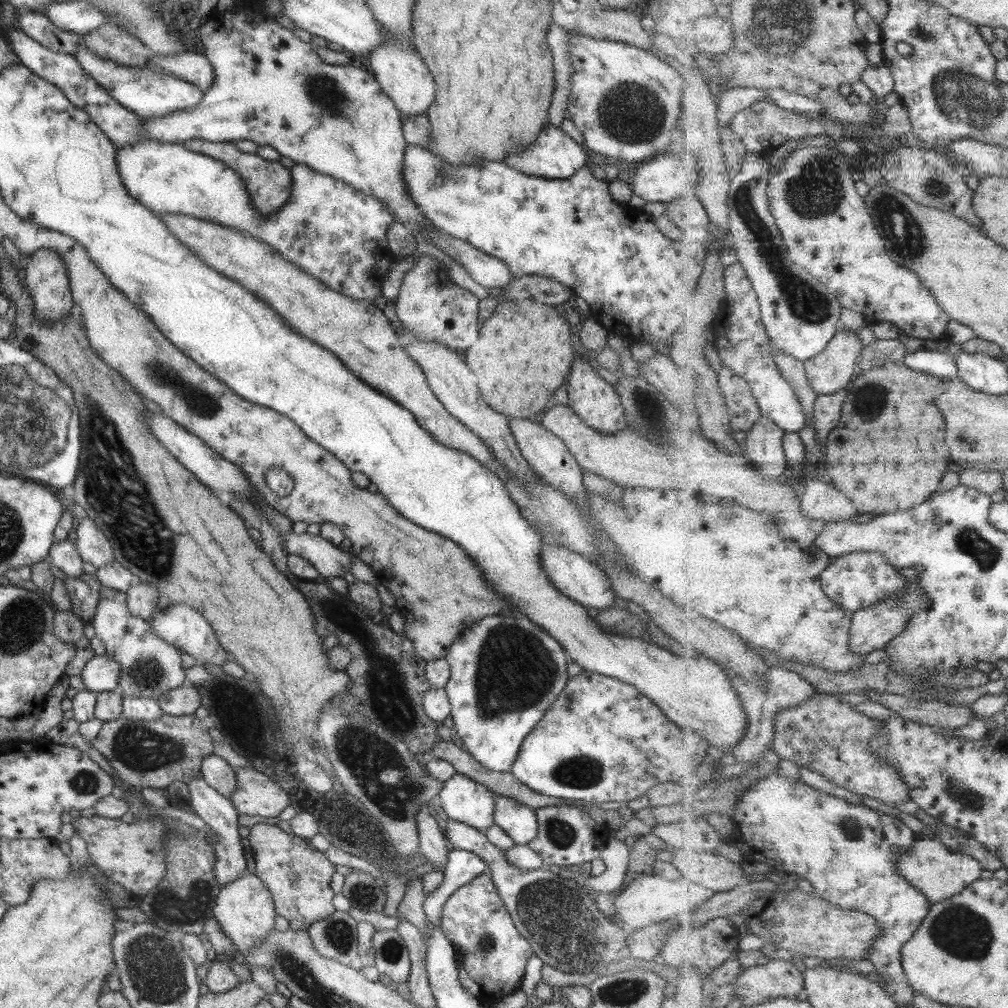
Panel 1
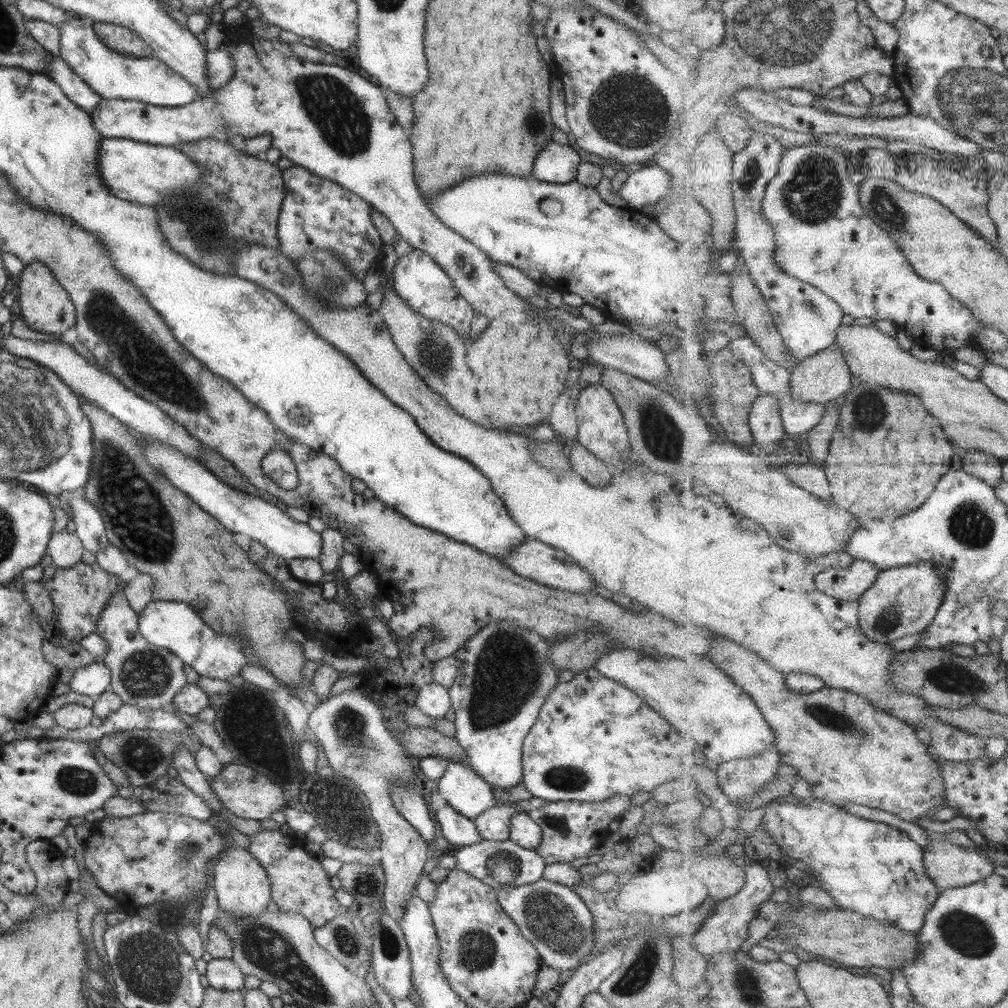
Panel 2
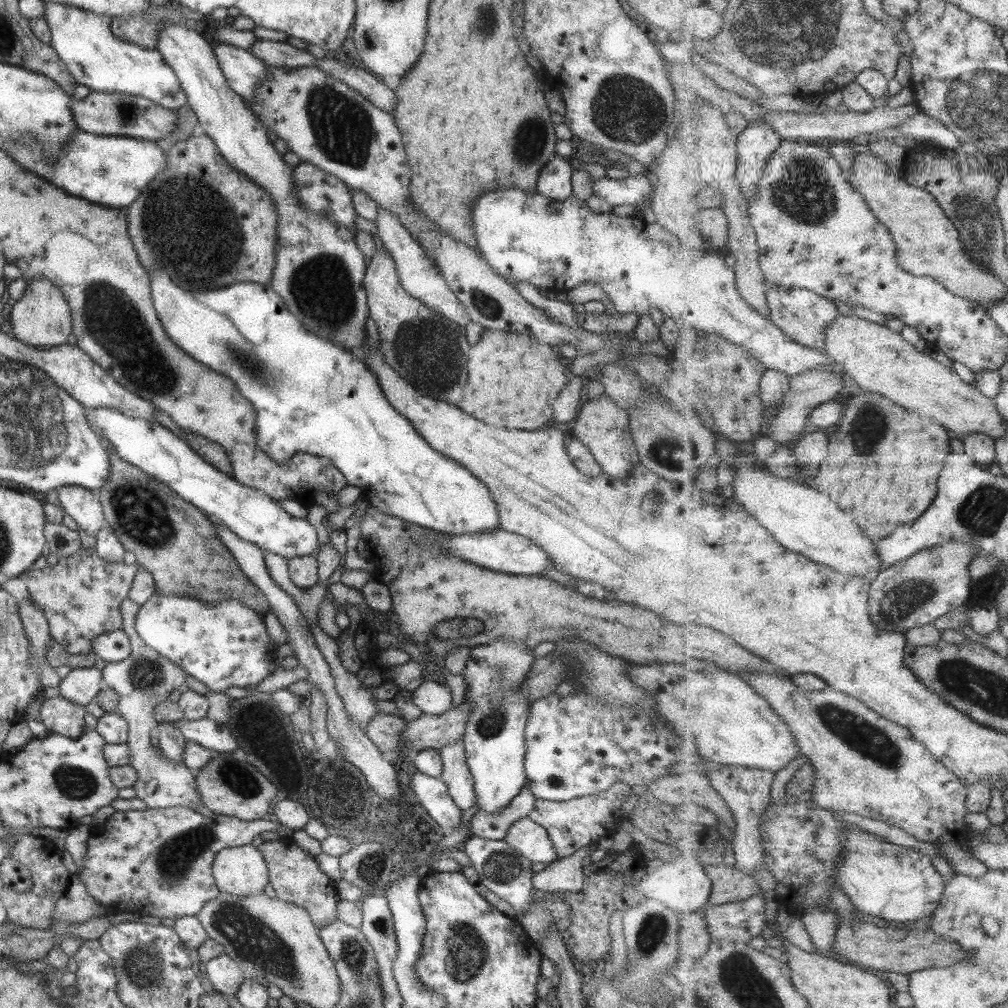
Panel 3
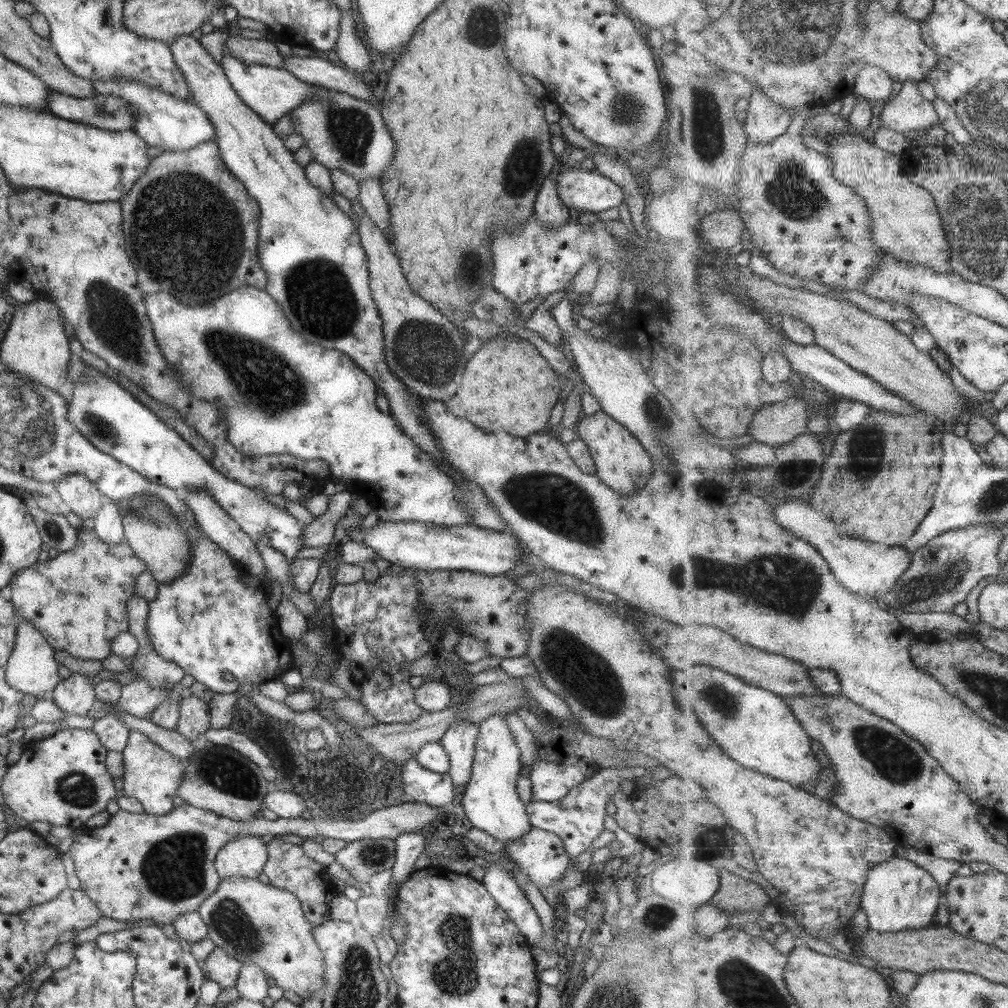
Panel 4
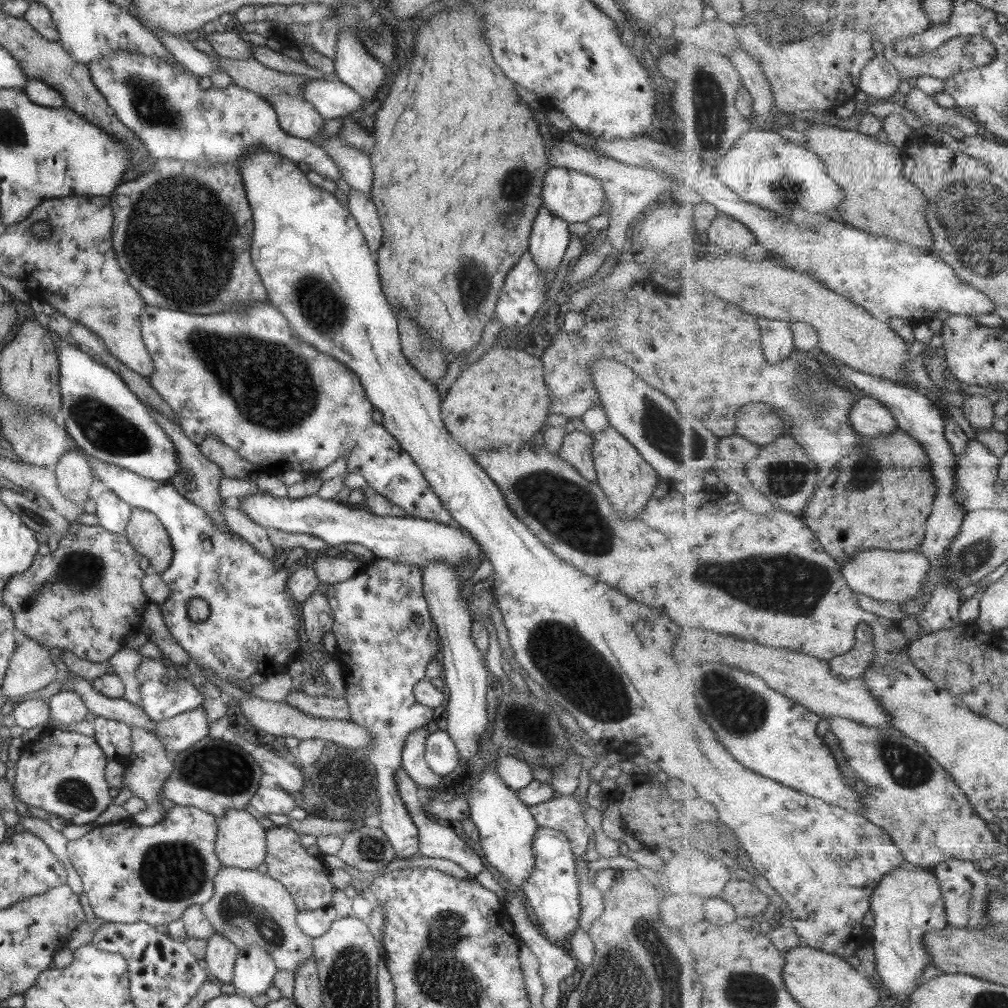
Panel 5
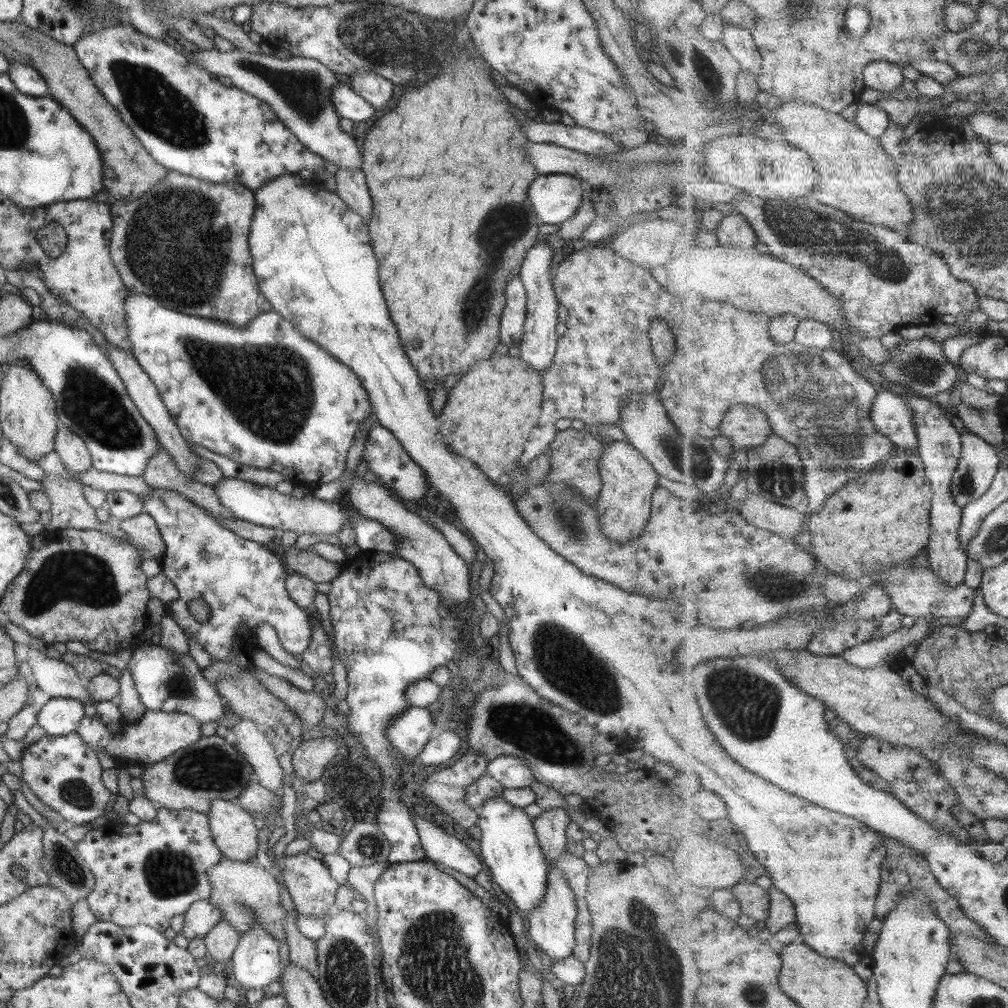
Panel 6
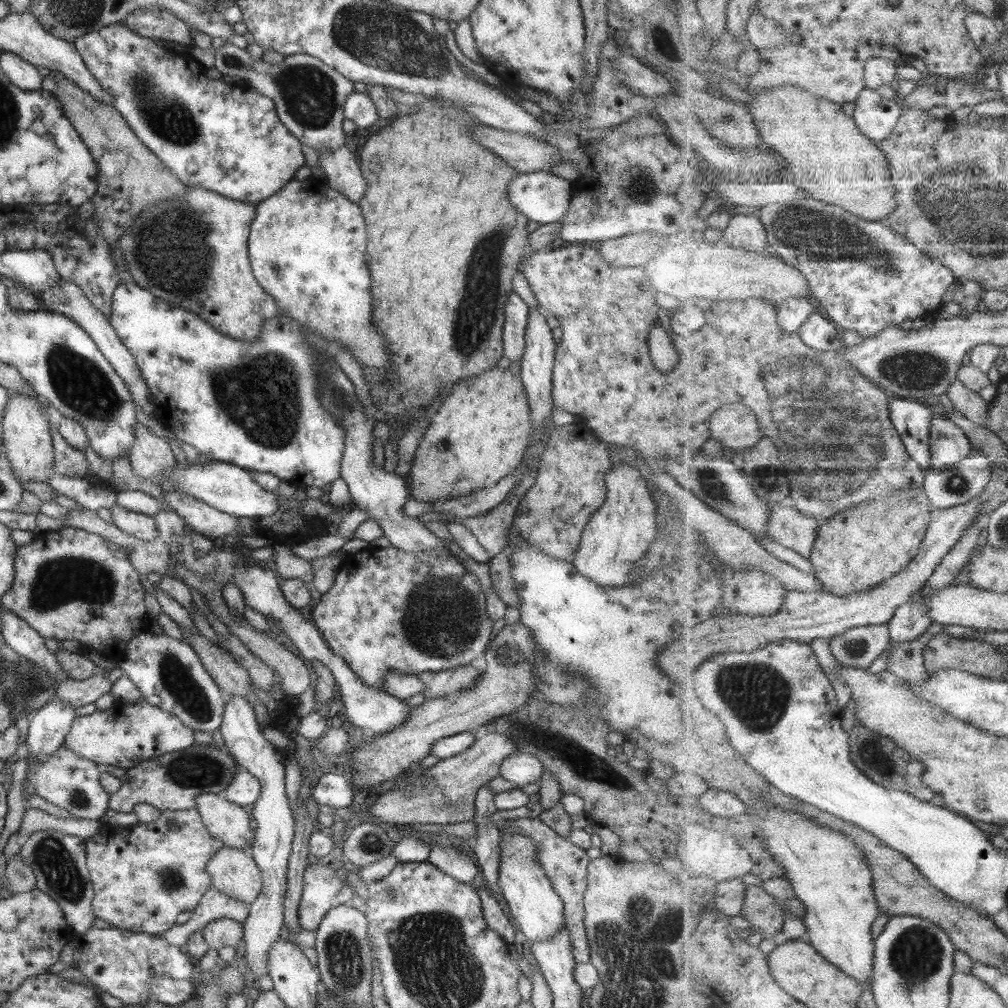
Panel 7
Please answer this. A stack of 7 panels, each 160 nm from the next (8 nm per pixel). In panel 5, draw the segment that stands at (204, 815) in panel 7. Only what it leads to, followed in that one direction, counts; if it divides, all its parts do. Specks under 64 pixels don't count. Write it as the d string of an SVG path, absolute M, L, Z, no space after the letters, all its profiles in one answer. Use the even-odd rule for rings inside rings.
M248 809L225 811L216 823L216 839L214 844L215 857L220 867L234 867L240 870L254 870L265 859L266 829L257 821L257 815Z

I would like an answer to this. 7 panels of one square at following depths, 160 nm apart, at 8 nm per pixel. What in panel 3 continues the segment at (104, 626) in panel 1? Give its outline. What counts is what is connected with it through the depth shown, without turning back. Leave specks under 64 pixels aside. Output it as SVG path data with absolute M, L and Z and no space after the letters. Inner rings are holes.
M125 597L119 605L118 611L122 622L122 631L127 635L130 642L130 651L121 660L105 663L101 669L102 679L113 692L117 694L117 712L125 720L127 726L127 741L129 750L129 766L135 770L137 779L135 785L135 797L146 804L147 809L169 808L170 806L183 806L195 808L201 805L201 798L195 790L194 777L189 769L183 764L177 765L165 759L165 755L156 752L150 745L149 733L157 726L153 720L155 705L168 698L171 692L182 690L186 679L186 672L179 666L169 662L167 658L149 648L134 629L134 618L139 606Z

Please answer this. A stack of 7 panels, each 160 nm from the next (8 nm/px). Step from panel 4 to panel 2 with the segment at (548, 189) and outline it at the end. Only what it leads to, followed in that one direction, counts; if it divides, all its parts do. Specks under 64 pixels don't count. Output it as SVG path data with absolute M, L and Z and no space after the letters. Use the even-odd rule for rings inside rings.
M549 139L533 159L530 174L541 182L561 184L575 181L579 156L571 146Z

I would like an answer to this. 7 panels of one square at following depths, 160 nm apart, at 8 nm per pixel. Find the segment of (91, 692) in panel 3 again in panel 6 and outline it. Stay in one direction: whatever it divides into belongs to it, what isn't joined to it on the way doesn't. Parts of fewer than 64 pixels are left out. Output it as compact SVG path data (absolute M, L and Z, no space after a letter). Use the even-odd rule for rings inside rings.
M50 698L39 710L35 724L45 732L45 736L61 736L74 732L81 719L84 718L84 704L75 699Z

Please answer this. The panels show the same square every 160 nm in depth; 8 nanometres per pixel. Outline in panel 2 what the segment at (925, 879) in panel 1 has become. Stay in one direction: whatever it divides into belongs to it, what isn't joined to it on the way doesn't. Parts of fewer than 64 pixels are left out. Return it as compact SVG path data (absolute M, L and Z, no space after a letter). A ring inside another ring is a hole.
M951 842L929 844L924 856L926 873L933 879L941 893L945 889L979 882L995 872L995 865L984 855Z

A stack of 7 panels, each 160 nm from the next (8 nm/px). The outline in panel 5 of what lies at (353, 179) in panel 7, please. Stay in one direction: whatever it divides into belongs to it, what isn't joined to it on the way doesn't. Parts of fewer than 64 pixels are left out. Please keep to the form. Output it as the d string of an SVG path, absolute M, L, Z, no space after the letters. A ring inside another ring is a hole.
M351 189L347 196L348 211L355 219L359 231L363 234L365 243L374 257L374 253L381 247L381 226L379 226L377 214L375 214L375 205L372 203L371 197L356 190Z

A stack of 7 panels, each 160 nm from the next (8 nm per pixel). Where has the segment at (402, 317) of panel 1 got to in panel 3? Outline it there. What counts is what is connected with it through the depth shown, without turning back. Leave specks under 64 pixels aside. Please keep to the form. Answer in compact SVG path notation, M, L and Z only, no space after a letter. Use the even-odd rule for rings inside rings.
M378 207L378 215L373 220L382 248L387 250L391 256L391 261L395 264L395 273L397 273L398 283L409 297L423 303L427 309L433 310L441 317L448 318L454 324L464 327L470 318L466 314L463 306L457 301L457 298L449 290L445 281L440 276L438 268L434 262L425 256L425 250L417 244L416 240L410 236L410 233L403 229L399 224L397 217L388 210Z

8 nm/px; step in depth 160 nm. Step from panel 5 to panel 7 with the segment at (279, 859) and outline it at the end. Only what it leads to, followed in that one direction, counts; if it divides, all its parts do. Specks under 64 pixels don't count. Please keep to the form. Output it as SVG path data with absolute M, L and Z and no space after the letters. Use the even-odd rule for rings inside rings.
M325 861L316 864L307 864L302 874L302 893L298 904L298 921L302 930L313 931L321 922L325 913L334 905L334 896L337 896L343 882L337 879L333 865Z

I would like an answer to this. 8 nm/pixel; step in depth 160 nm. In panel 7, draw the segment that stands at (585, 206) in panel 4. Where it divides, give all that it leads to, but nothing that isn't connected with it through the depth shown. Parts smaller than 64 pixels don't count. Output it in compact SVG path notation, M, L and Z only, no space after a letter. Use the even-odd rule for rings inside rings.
M548 170L531 173L518 173L508 184L508 199L524 217L540 225L557 223L564 218L572 199L572 183L553 175Z

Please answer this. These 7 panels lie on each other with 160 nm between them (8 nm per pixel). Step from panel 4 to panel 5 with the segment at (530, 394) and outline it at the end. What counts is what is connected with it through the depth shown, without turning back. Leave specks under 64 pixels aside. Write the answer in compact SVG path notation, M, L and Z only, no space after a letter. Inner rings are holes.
M509 343L490 348L473 364L466 365L467 370L453 382L445 393L440 394L440 417L448 433L469 454L475 451L496 449L505 445L512 451L517 450L525 442L539 437L540 431L546 427L546 418L550 410L549 389L543 382L543 365L540 358L533 357L522 349Z

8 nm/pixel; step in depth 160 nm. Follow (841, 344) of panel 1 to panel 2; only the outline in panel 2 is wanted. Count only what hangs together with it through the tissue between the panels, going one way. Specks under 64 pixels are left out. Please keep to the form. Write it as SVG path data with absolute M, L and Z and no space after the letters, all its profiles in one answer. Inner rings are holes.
M833 343L828 349L811 357L805 357L792 372L793 398L803 399L805 402L825 404L831 401L841 402L855 383L850 366L845 358L840 344Z

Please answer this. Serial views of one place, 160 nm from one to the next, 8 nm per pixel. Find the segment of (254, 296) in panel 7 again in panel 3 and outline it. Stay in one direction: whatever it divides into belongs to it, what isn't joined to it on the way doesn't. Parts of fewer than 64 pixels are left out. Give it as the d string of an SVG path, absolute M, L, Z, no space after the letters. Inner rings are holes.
M205 134L177 140L165 154L164 170L125 208L126 230L145 272L165 270L185 292L217 290L236 282L268 284L275 267L273 249L278 217L272 196L234 169Z

